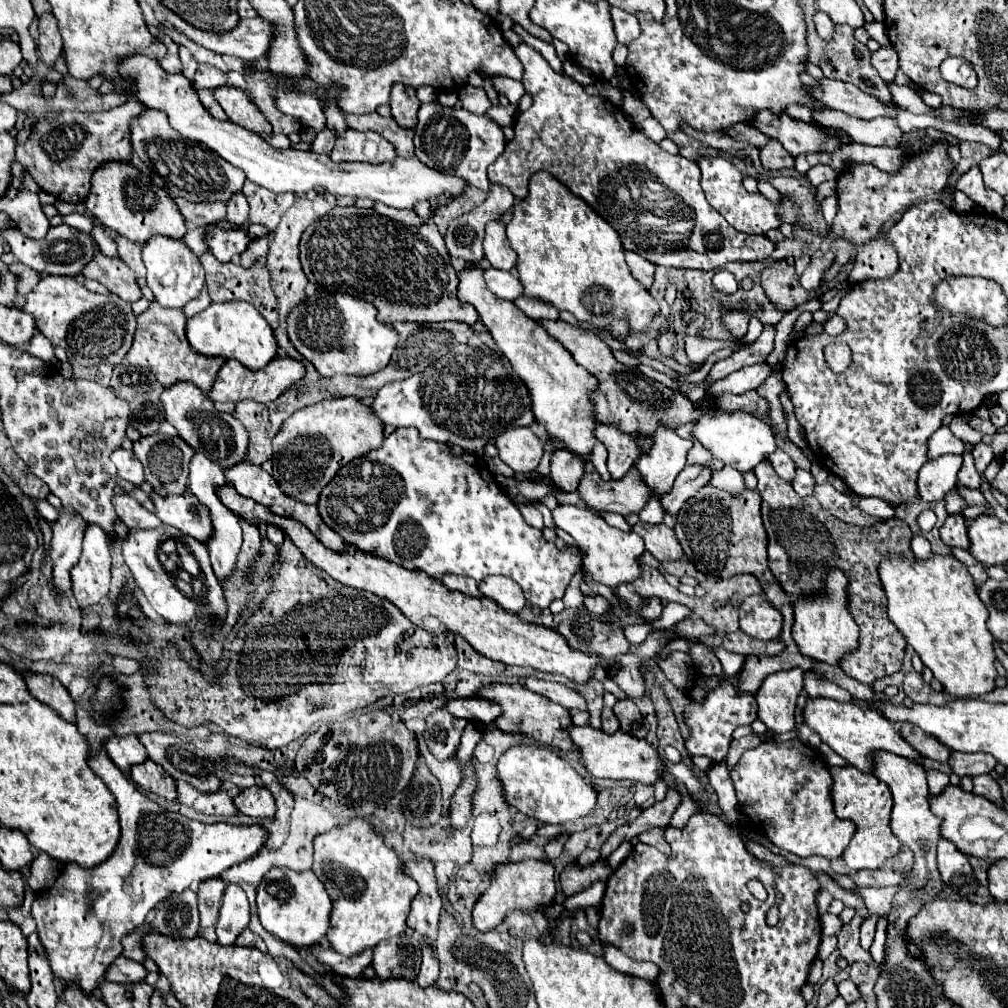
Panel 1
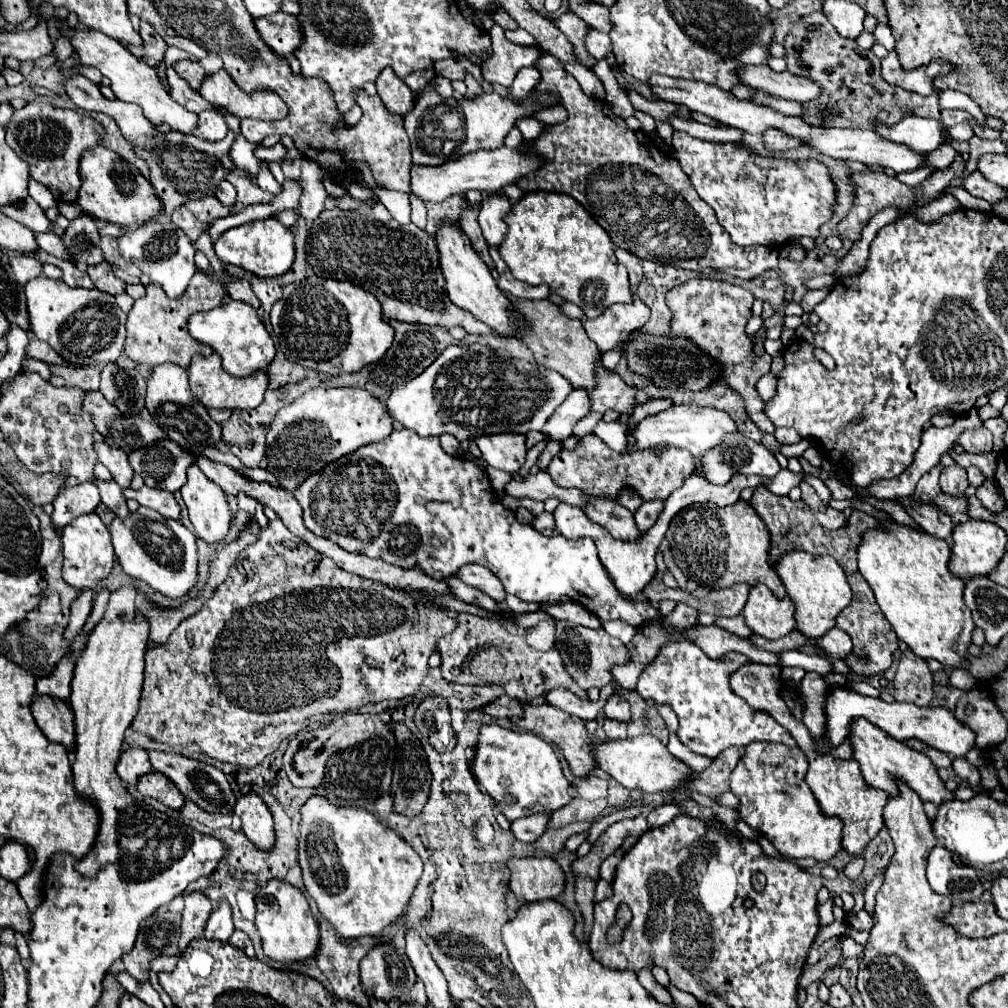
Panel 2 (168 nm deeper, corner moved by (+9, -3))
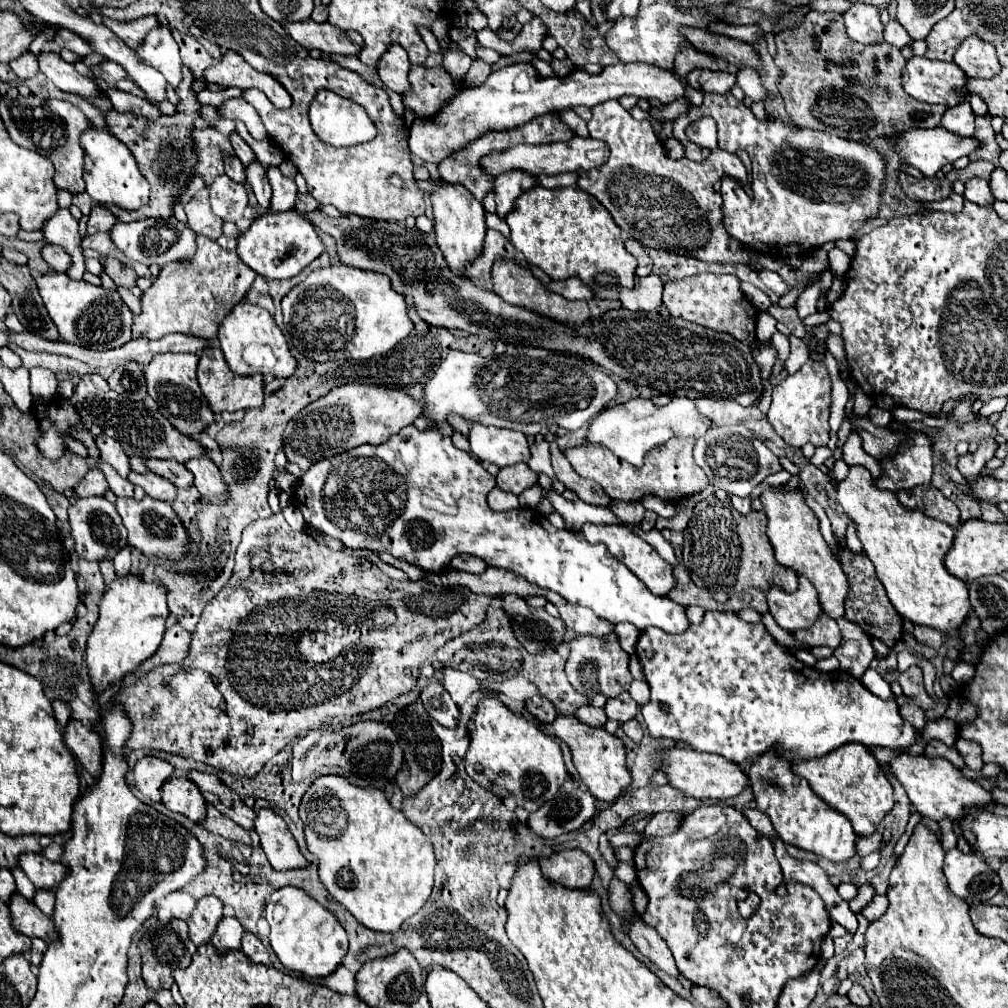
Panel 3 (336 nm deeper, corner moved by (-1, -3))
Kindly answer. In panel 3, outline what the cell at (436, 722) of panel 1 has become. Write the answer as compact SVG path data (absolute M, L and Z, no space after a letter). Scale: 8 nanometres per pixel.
M431 683L421 691L421 701L429 717L433 717L443 727L457 727L459 723L459 707L453 703L451 695L443 685Z

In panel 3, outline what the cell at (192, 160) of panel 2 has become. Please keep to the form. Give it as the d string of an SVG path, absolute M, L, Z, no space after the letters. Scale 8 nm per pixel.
M39 55L37 61L41 73L45 73L45 77L53 81L53 85L57 85L61 91L79 95L83 99L107 99L107 93L101 91L93 79L77 73L75 67L65 63L59 55Z

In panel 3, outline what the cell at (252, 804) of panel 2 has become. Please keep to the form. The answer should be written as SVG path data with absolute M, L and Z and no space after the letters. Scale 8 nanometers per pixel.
M259 809L253 829L261 839L261 849L275 869L303 867L305 859L299 853L299 847L279 813L273 809Z

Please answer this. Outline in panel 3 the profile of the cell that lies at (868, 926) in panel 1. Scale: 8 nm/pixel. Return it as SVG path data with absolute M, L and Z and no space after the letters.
M875 895L871 899L871 903L861 911L861 915L867 919L867 921L875 921L879 919L879 915L883 915L887 909L887 897L885 895Z

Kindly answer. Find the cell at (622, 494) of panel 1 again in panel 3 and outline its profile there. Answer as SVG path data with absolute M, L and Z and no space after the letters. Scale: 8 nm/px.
M523 463L515 467L505 467L497 475L497 487L503 491L511 491L515 495L519 495L523 489L533 487L537 481L539 481L537 473L529 469L529 465L523 465Z

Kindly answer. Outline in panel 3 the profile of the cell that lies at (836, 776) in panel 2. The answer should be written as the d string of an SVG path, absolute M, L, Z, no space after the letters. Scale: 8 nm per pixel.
M847 743L835 751L831 751L823 759L809 759L803 763L795 763L793 771L801 777L805 777L811 785L811 789L823 797L825 803L829 803L835 811L843 813L851 823L859 837L869 837L875 833L881 819L887 815L887 811L893 809L893 787L885 773L881 771L879 763L871 755L867 747L861 743Z

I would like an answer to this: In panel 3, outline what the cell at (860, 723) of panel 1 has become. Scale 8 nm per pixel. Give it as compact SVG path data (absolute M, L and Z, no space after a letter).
M899 753L891 757L887 763L887 771L903 785L907 791L913 807L917 813L921 813L925 819L941 821L943 817L949 819L961 819L969 809L985 807L991 803L991 793L979 787L975 781L961 775L959 769L955 769L947 759L935 757L929 759L927 755L911 755L911 753Z

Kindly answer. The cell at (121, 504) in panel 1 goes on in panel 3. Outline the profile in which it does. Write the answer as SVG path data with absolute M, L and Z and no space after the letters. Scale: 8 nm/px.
M99 459L97 467L103 471L103 475L105 475L107 483L109 483L109 489L111 489L117 497L133 497L133 485L131 485L127 479L119 477L119 473L117 473L109 463L103 463L103 461Z

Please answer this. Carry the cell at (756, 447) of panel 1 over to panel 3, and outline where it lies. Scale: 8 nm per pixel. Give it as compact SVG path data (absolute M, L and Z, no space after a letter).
M673 397L669 405L657 407L649 399L631 399L623 405L611 407L595 417L589 427L589 443L601 443L619 459L631 463L635 469L643 467L647 453L659 445L665 445L669 439L699 439L713 427L713 421L699 413L693 399Z

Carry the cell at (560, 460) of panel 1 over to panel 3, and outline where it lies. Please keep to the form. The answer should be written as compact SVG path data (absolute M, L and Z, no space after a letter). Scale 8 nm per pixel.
M671 439L671 443L667 443L663 447L655 447L655 451L651 451L647 455L643 469L639 469L639 471L635 471L635 467L631 467L629 463L623 463L623 459L615 459L615 455L611 455L611 451L607 451L607 447L597 445L597 443L571 447L571 449L563 451L563 455L567 457L567 461L571 463L571 467L575 469L575 473L579 477L593 479L599 485L605 485L603 481L609 481L611 487L615 489L613 495L617 495L611 499L639 501L643 495L655 495L665 501L679 501L681 497L689 495L689 493L703 491L709 483L703 469L693 461L693 445L695 445L695 441L691 441L691 439Z

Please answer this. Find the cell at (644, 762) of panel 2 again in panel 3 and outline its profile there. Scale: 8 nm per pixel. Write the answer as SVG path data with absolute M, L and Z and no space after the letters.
M669 747L663 749L663 759L659 771L667 777L669 785L683 791L689 797L695 799L729 799L739 795L747 785L747 775L741 773L741 769L731 763L729 759L723 759L721 755L701 753L691 747Z

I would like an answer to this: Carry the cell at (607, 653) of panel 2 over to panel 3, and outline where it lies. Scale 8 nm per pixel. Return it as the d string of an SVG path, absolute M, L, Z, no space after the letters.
M609 633L605 637L595 637L595 635L577 635L569 643L569 659L567 659L567 679L569 683L583 695L591 697L595 693L605 693L607 697L615 697L623 691L629 691L631 687L631 671L629 671L629 653L621 649L619 639L615 633Z

